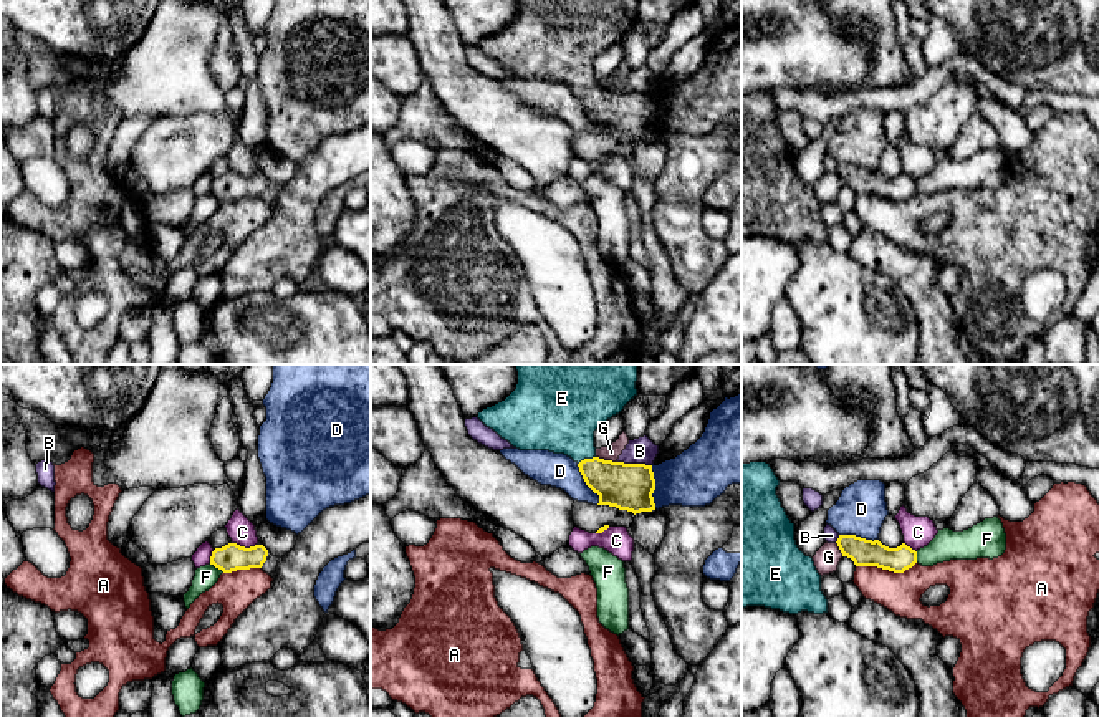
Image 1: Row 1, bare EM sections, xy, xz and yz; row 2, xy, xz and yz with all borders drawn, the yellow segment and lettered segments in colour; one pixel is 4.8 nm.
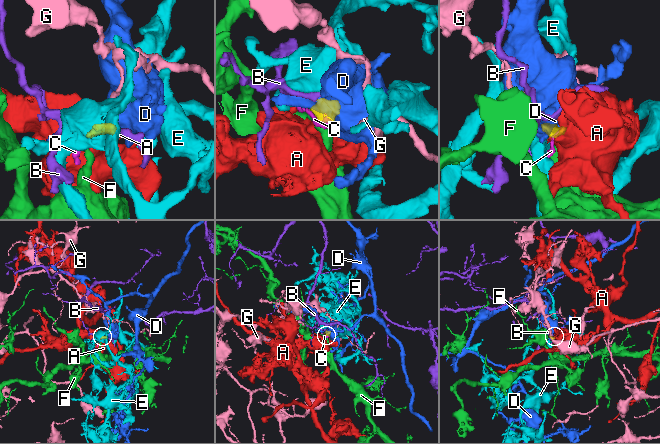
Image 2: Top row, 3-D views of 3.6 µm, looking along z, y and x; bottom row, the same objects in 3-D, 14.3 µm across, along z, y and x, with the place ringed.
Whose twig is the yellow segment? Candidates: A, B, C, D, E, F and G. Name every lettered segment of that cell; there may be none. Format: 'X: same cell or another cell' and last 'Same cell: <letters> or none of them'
A: another cell
B: another cell
C: another cell
D: another cell
E: same cell
F: another cell
G: another cell
Same cell: E

